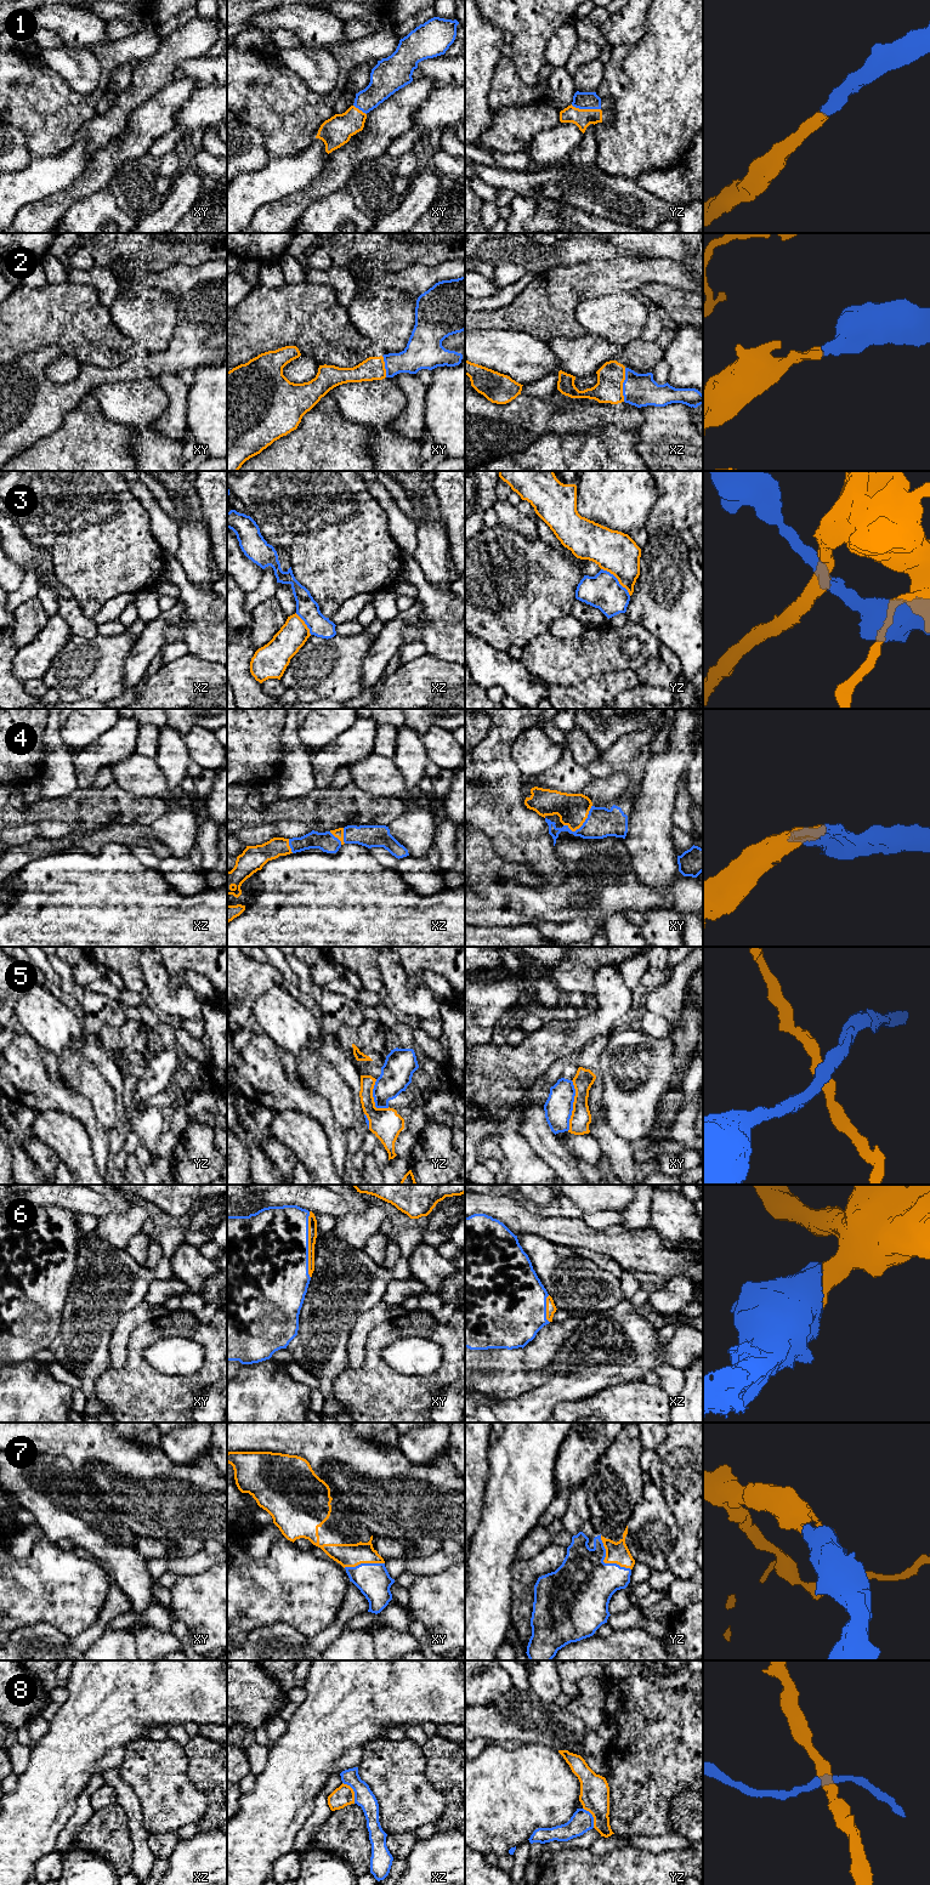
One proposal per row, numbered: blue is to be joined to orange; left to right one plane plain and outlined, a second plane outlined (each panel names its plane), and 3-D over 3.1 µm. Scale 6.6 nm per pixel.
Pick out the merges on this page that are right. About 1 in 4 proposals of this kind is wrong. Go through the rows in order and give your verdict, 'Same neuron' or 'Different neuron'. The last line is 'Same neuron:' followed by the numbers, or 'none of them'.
1: Same neuron
2: Same neuron
3: Different neuron
4: Same neuron
5: Different neuron
6: Same neuron
7: Same neuron
8: Different neuron
Same neuron: 1, 2, 4, 6, 7

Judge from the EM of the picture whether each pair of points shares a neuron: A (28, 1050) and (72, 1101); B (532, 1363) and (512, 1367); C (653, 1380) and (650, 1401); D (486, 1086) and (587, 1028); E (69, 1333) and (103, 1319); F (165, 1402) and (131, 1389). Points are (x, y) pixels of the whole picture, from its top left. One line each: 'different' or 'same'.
A: same
B: different
C: different
D: same
E: same
F: same

